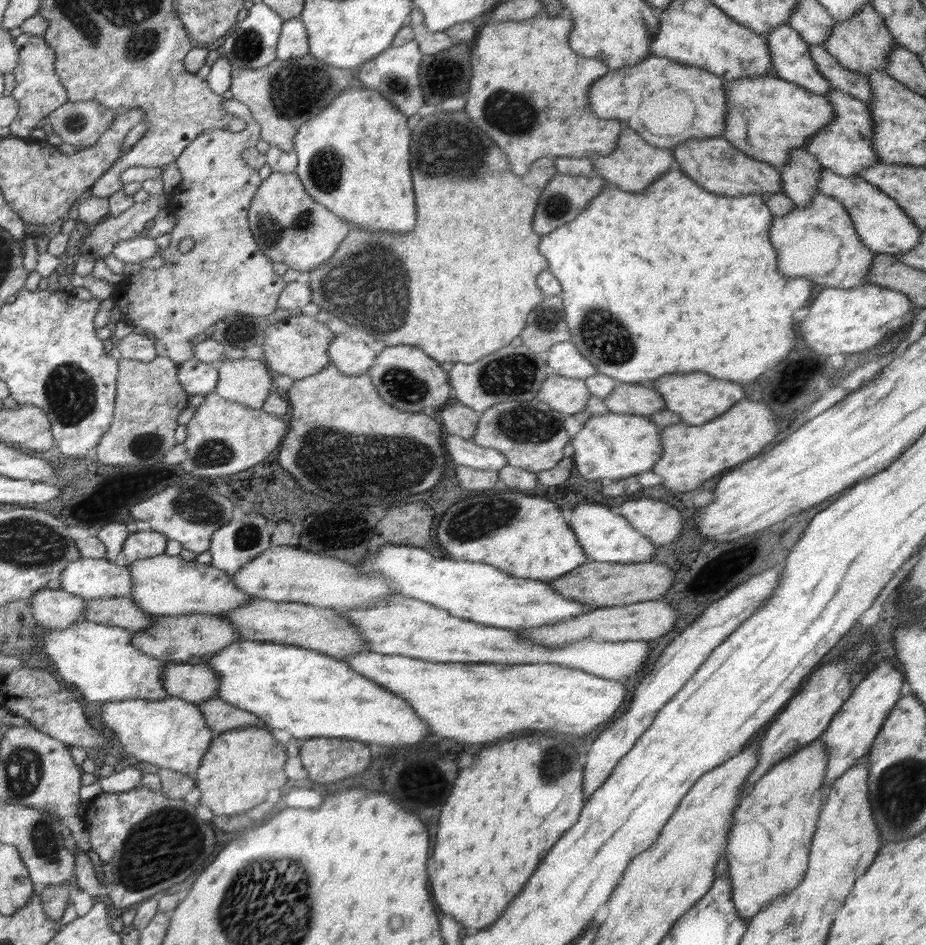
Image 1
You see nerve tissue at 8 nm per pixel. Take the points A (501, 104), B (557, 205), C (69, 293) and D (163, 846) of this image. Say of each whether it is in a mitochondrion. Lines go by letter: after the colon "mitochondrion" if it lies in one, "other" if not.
A: mitochondrion
B: mitochondrion
C: other
D: mitochondrion

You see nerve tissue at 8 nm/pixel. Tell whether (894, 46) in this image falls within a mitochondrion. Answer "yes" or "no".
no

